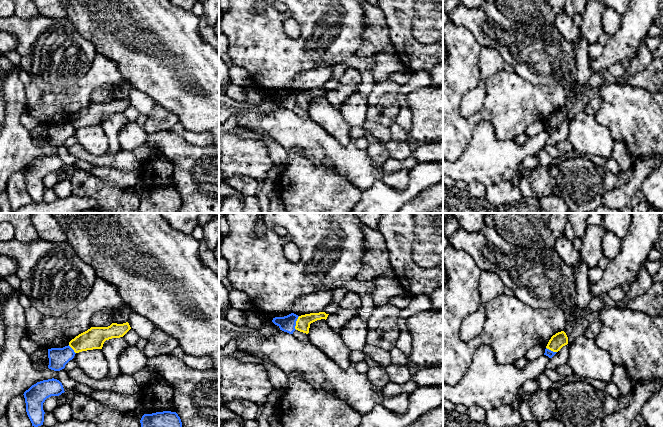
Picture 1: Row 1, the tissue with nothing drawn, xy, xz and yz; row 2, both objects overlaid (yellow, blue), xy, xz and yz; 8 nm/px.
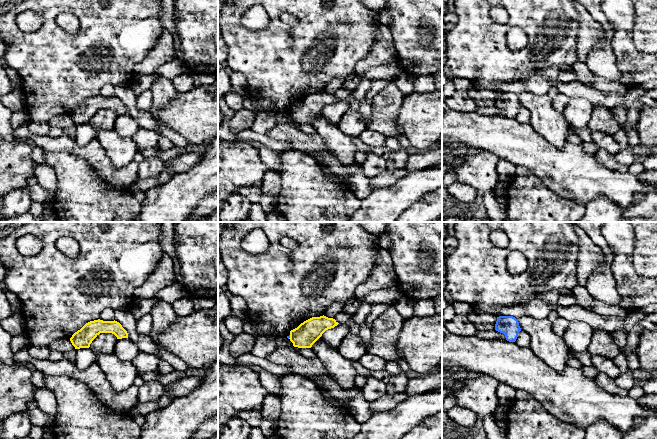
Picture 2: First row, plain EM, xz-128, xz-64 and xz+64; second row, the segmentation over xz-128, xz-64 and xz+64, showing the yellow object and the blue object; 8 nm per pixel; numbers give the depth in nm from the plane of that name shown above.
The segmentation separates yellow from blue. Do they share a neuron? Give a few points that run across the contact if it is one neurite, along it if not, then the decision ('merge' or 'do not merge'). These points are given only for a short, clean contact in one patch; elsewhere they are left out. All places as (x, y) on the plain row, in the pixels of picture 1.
xz (299, 92), (295, 105) | do not merge

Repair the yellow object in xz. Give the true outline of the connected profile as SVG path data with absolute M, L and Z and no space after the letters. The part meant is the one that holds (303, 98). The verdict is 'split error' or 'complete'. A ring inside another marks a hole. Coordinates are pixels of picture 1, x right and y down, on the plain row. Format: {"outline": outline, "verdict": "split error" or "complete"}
{"outline": "M319 88L319 89L310 89L310 90L305 90L301 91L298 93L296 97L296 102L295 105L308 110L309 109L309 104L310 100L321 95L327 95L329 90L326 90L325 88Z", "verdict": "complete"}

